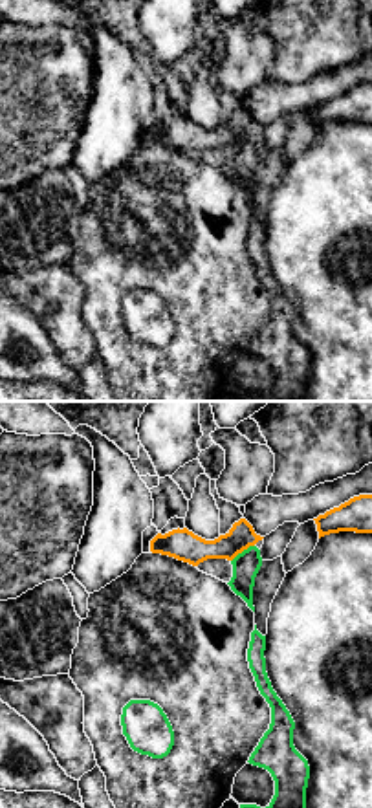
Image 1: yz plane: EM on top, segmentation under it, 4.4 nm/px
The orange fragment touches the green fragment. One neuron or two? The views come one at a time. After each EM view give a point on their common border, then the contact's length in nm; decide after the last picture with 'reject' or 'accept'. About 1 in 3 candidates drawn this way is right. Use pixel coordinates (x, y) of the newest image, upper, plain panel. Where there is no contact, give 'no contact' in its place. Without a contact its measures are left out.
(242, 140) | 130 nm

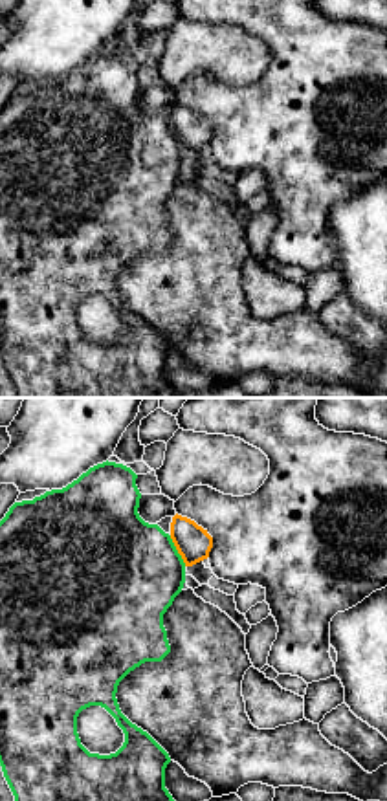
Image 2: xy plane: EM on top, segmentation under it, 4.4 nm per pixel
(176, 138) | 150 nm

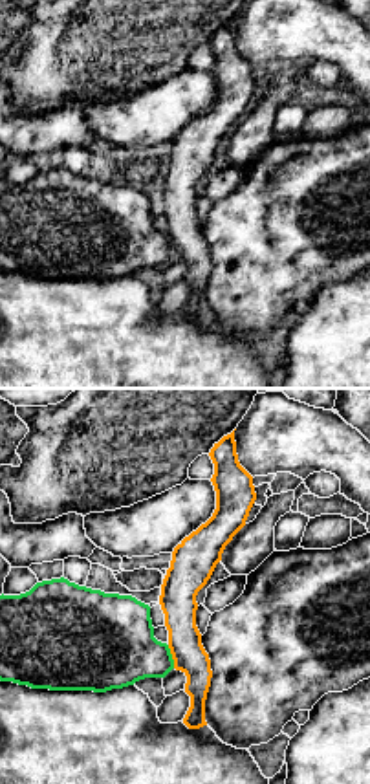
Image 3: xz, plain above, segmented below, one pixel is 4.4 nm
(173, 246) | 110 nm

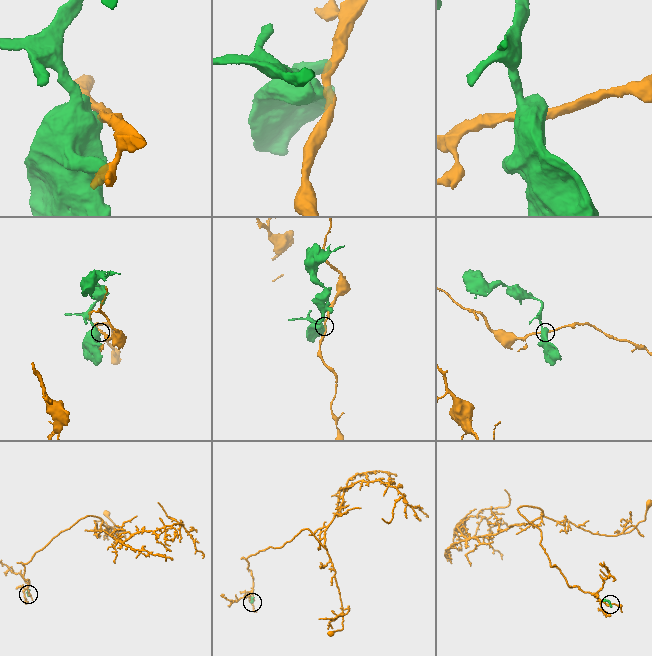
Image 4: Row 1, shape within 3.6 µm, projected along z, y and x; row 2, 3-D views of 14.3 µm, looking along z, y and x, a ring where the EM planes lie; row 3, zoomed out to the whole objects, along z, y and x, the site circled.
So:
reject

